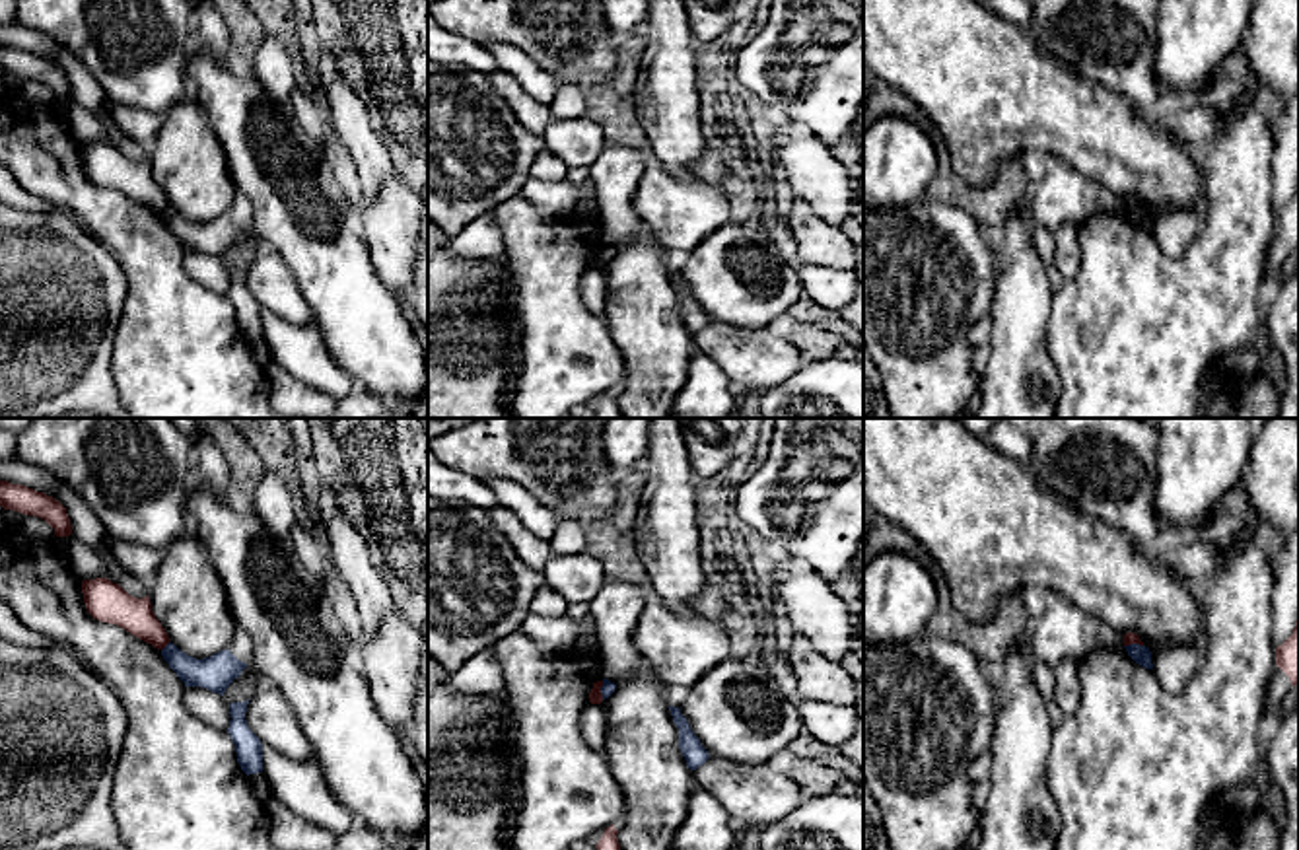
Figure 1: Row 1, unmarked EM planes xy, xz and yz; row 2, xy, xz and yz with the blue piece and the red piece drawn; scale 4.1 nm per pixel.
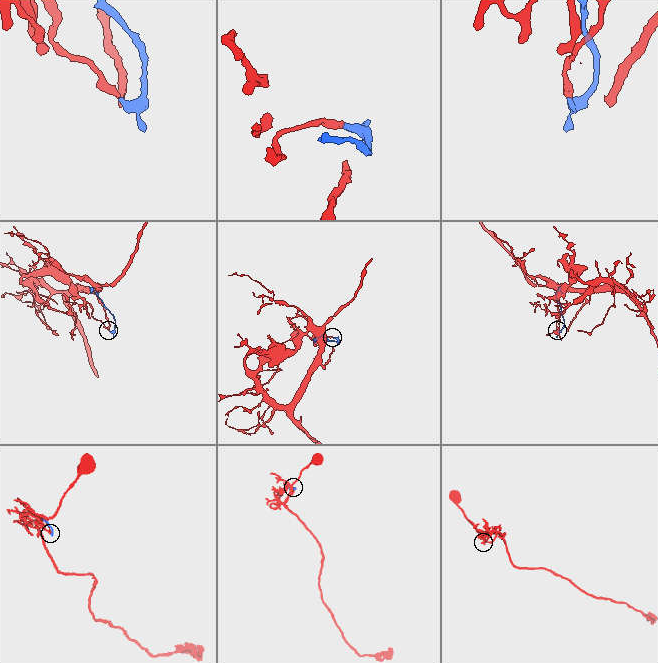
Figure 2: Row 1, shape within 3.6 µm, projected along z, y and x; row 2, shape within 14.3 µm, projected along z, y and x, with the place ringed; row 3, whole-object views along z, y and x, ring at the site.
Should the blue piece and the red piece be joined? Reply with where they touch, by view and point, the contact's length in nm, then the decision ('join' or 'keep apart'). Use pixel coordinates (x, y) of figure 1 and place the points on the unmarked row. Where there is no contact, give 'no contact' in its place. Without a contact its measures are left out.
meets blue in xy at (166, 211); contact 50 nm long; keep apart

